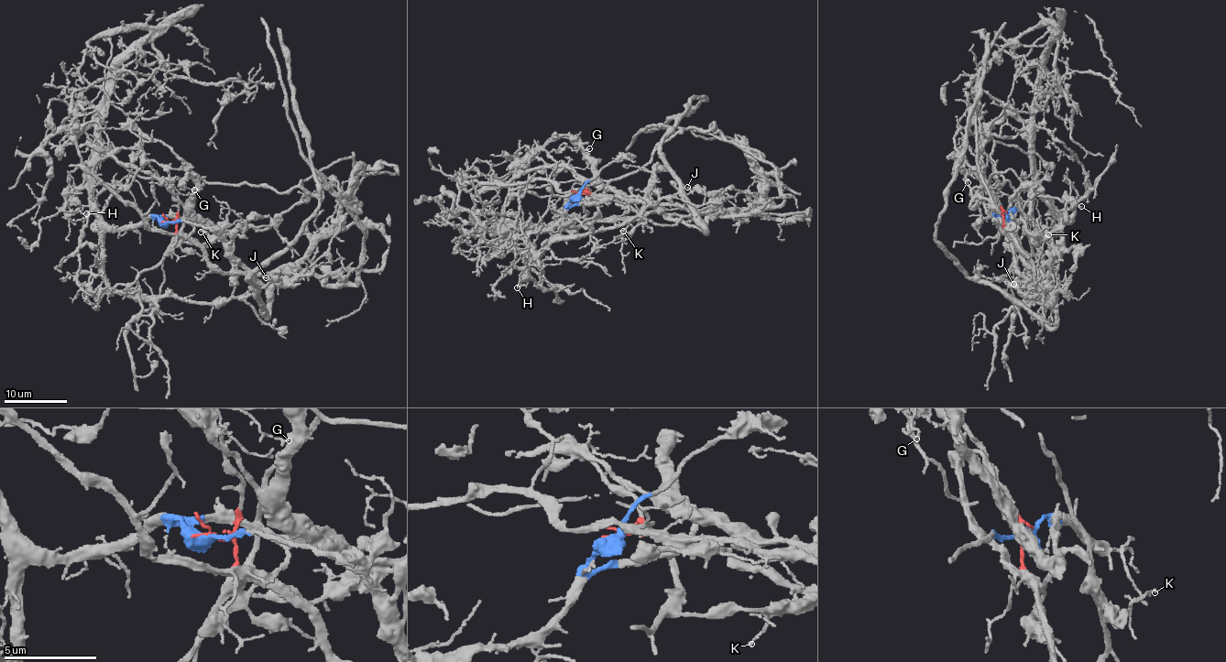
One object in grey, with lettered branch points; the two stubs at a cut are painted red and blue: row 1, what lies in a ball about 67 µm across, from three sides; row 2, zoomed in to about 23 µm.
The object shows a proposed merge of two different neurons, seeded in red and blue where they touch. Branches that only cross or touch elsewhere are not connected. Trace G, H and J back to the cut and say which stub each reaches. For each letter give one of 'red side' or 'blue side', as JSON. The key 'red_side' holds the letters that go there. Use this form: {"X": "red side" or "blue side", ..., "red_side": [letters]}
{"G": "red side", "H": "blue side", "J": "red side", "red_side": ["G", "J"]}

